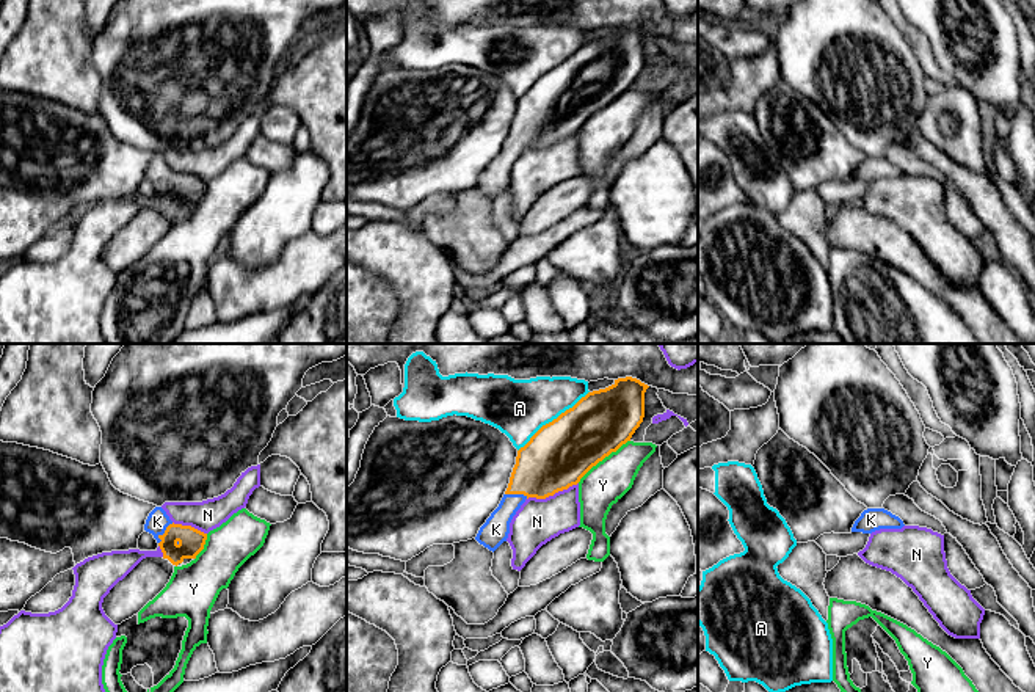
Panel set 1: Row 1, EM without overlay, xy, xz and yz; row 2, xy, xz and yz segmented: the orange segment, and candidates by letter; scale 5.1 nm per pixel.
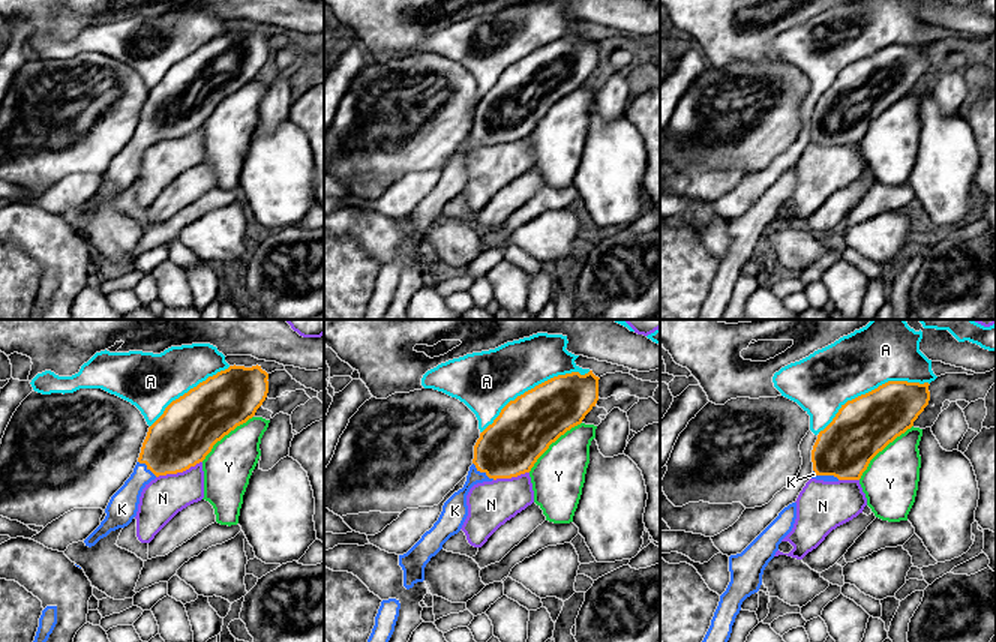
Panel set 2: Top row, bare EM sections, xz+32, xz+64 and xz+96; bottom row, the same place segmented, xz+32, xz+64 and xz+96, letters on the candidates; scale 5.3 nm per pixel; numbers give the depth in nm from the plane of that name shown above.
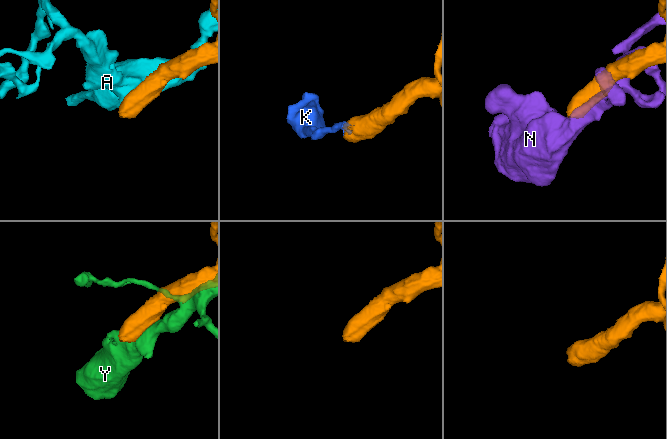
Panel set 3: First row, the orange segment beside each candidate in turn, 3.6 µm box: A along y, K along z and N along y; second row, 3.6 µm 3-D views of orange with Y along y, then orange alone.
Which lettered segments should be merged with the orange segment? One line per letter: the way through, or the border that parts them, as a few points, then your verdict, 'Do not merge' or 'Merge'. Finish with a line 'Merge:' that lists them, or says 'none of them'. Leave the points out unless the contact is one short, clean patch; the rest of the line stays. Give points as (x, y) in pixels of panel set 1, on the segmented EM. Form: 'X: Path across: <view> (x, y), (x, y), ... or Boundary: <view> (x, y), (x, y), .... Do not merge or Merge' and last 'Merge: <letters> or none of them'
A: Do not merge
K: Path across: xy (192, 542), (174, 540), (165, 532), (157, 521). Merge
N: Do not merge
Y: Do not merge
Merge: K

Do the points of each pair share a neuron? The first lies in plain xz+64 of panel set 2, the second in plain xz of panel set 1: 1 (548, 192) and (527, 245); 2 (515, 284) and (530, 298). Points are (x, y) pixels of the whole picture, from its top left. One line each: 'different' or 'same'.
1: same
2: same

